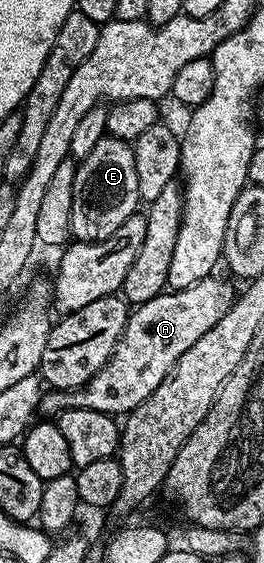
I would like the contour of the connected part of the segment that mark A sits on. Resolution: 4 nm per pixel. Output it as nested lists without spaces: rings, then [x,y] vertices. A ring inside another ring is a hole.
[[[208,277],[197,285],[189,285],[180,291],[164,290],[162,295],[138,304],[128,314],[127,324],[113,349],[111,359],[96,373],[84,387],[75,391],[48,390],[40,398],[39,408],[47,417],[58,416],[69,407],[93,409],[116,417],[136,411],[141,404],[165,381],[165,377],[177,365],[181,353],[192,345],[233,306],[237,298],[237,287],[230,278]]]

